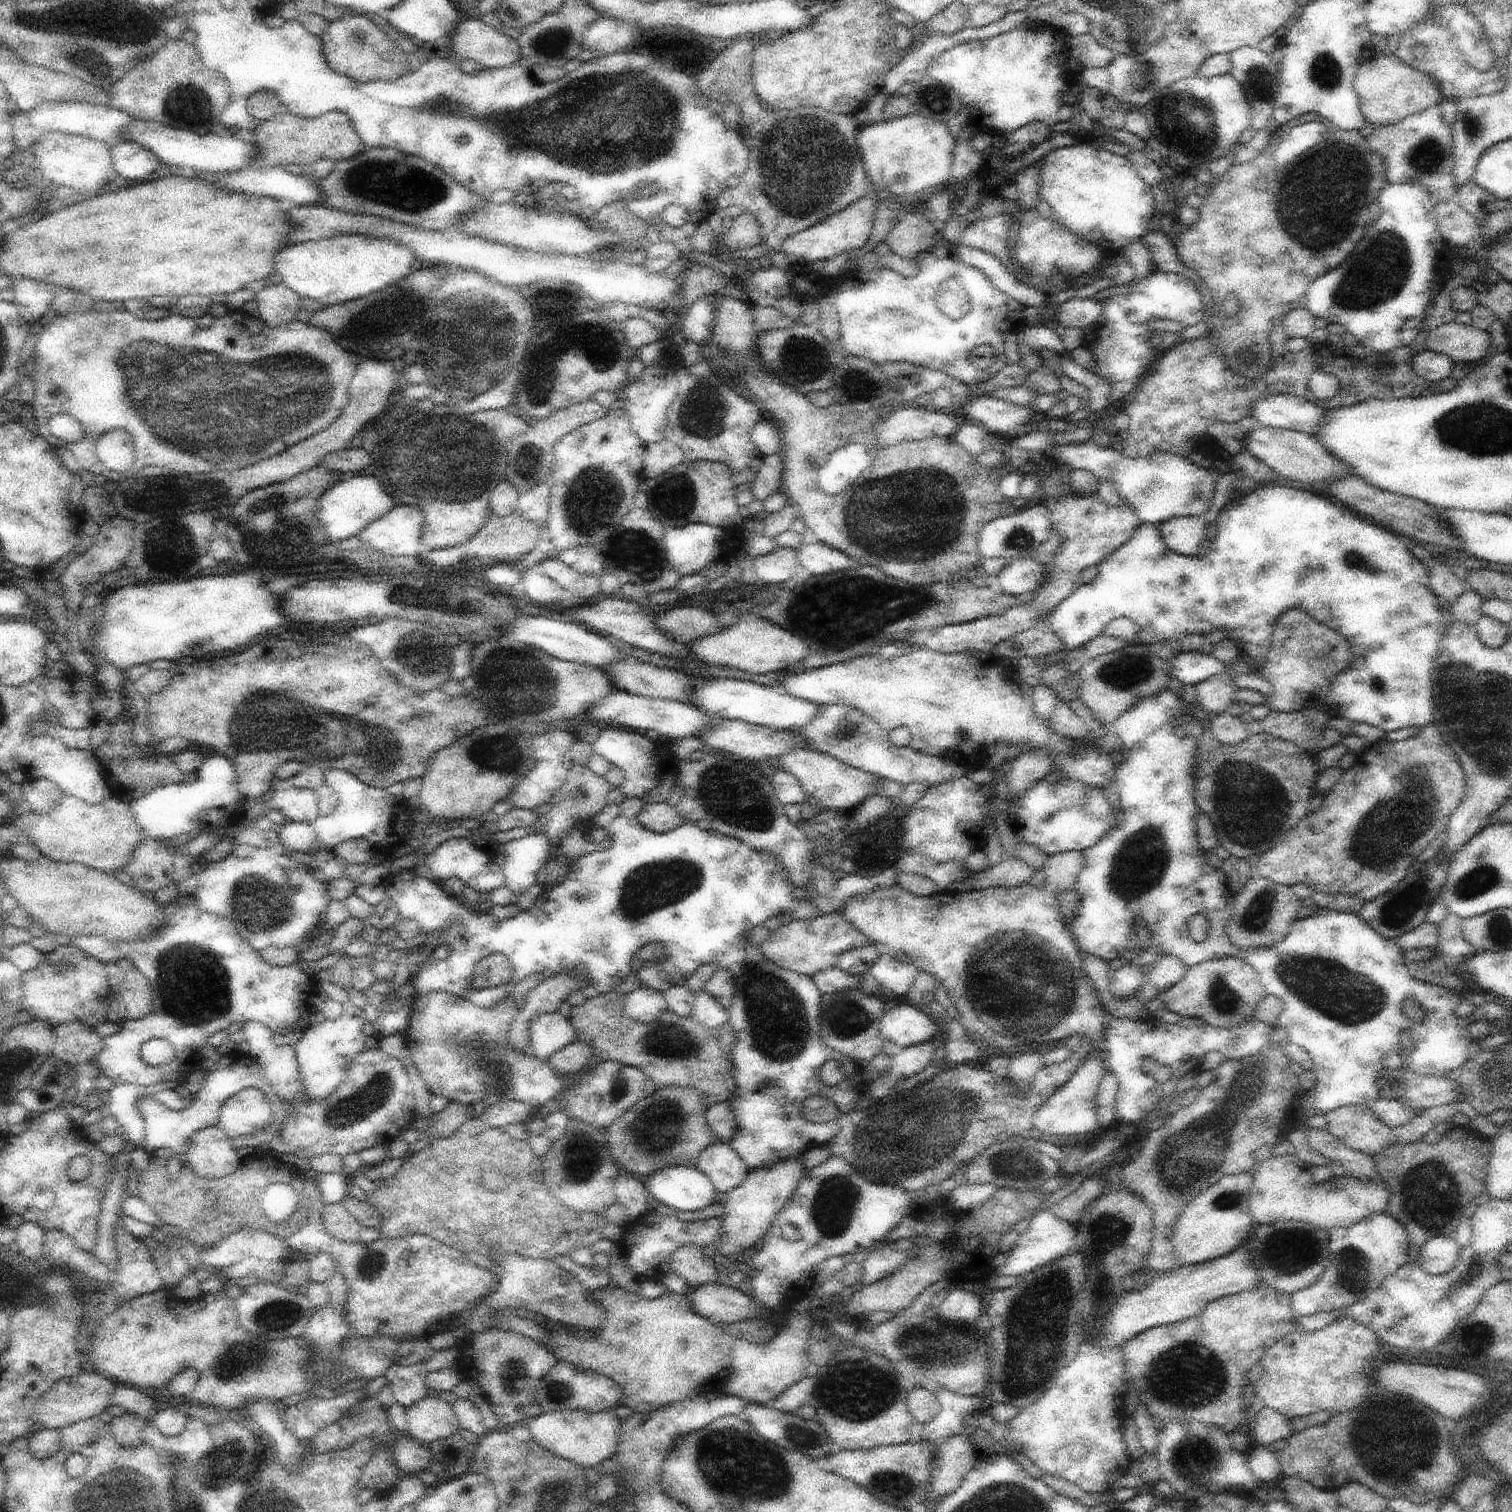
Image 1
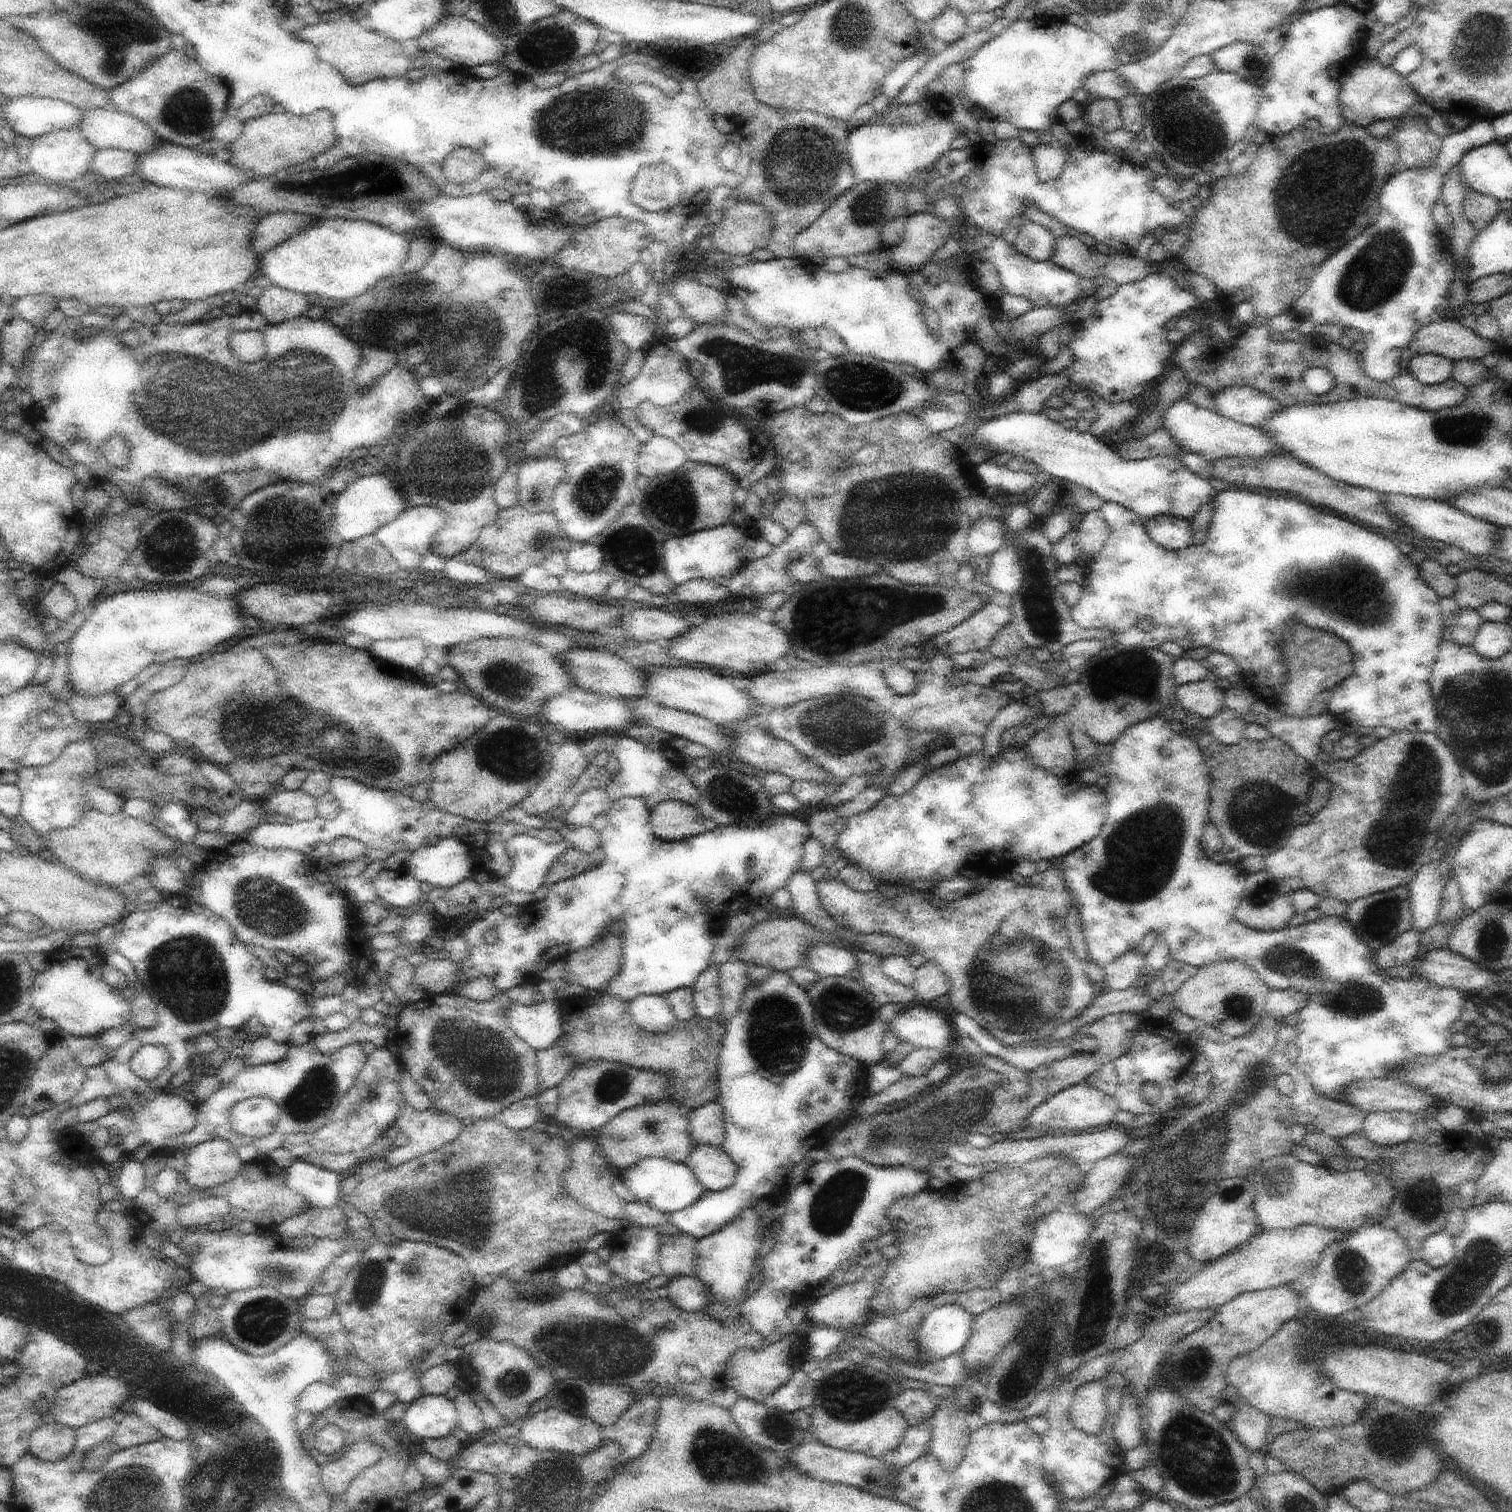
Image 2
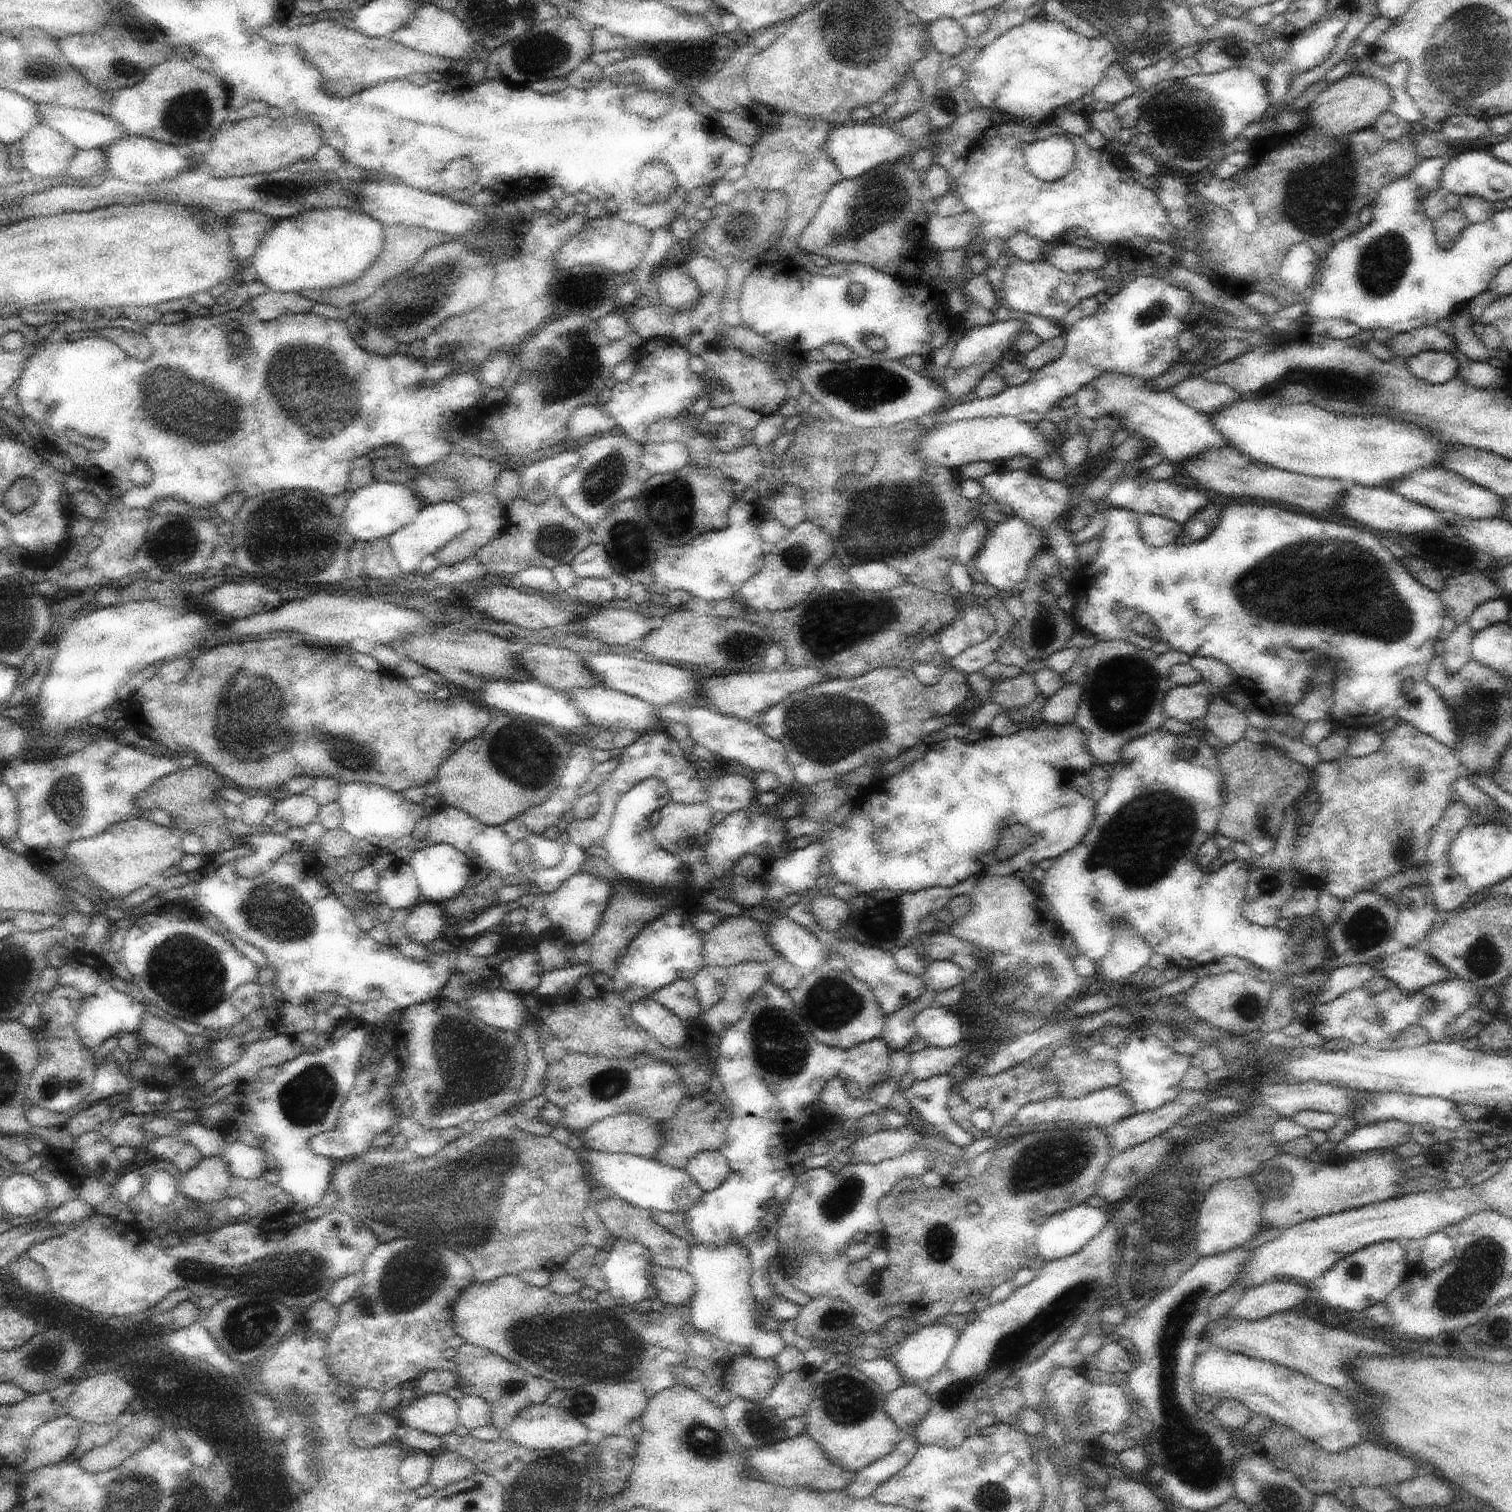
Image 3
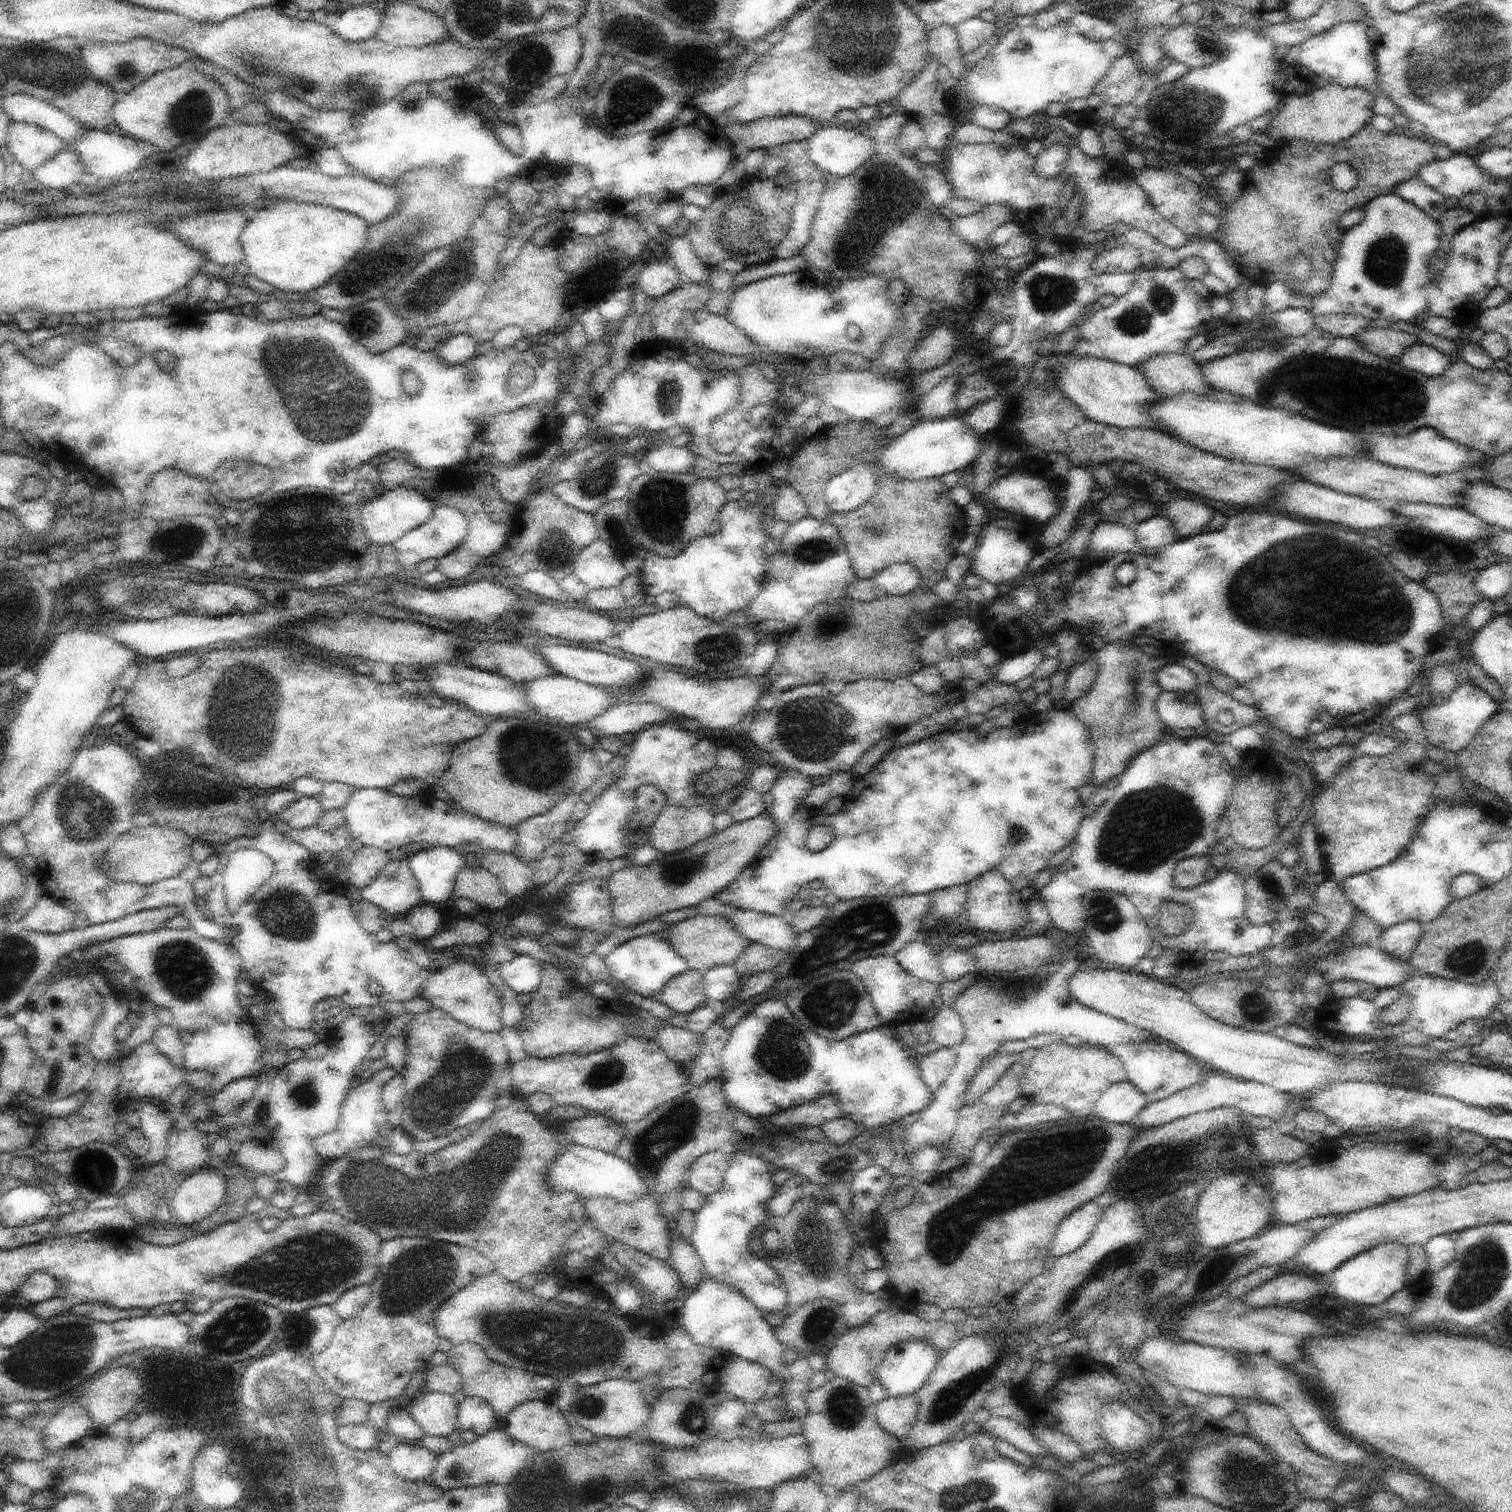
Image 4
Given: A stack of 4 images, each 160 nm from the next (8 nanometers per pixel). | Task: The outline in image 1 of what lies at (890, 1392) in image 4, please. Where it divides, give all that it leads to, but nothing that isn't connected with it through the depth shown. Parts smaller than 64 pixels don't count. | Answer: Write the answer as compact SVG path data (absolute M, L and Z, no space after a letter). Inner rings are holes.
M954 1289L934 1313L952 1324L974 1324L982 1314L982 1299L973 1292Z

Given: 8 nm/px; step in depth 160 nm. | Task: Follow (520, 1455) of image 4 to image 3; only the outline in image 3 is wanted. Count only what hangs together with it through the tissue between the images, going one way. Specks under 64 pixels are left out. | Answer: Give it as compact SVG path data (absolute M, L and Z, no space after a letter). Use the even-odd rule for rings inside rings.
M442 1450L436 1454L436 1459L431 1468L429 1483L434 1489L443 1489L452 1483L457 1483L470 1478L478 1470L468 1458L456 1452Z

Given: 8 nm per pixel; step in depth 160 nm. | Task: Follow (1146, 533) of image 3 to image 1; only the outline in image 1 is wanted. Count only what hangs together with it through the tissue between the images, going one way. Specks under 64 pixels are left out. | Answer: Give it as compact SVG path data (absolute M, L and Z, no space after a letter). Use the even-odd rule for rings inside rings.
M1199 516L1169 518L1158 530L1166 546L1184 556L1196 556L1207 531L1207 522Z

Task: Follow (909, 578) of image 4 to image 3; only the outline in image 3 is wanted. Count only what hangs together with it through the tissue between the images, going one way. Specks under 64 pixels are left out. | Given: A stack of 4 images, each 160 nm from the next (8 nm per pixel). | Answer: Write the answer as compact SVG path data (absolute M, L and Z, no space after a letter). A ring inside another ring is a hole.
M870 561L844 568L850 572L854 584L874 592L890 590L908 583L906 575L882 561Z

